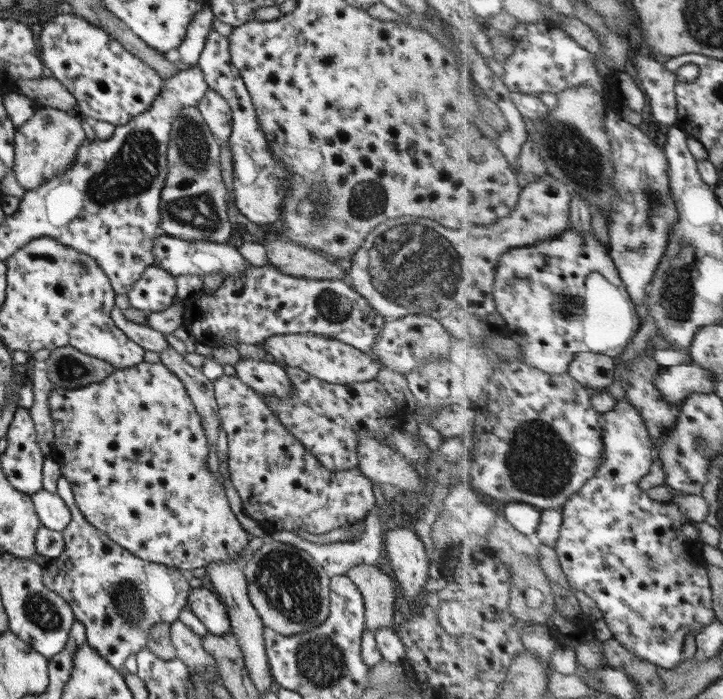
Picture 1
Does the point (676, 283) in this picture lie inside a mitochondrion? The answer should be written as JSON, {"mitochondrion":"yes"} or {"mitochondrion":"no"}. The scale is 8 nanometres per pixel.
{"mitochondrion":"yes"}

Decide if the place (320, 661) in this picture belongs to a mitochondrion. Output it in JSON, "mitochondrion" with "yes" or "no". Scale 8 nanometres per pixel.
{"mitochondrion":"yes"}

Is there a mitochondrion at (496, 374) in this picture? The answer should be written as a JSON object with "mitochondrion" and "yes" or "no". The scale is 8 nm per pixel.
{"mitochondrion":"no"}

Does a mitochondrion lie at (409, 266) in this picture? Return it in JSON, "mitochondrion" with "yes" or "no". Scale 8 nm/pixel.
{"mitochondrion":"yes"}

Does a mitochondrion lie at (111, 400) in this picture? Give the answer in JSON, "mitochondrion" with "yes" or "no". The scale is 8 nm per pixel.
{"mitochondrion":"no"}

